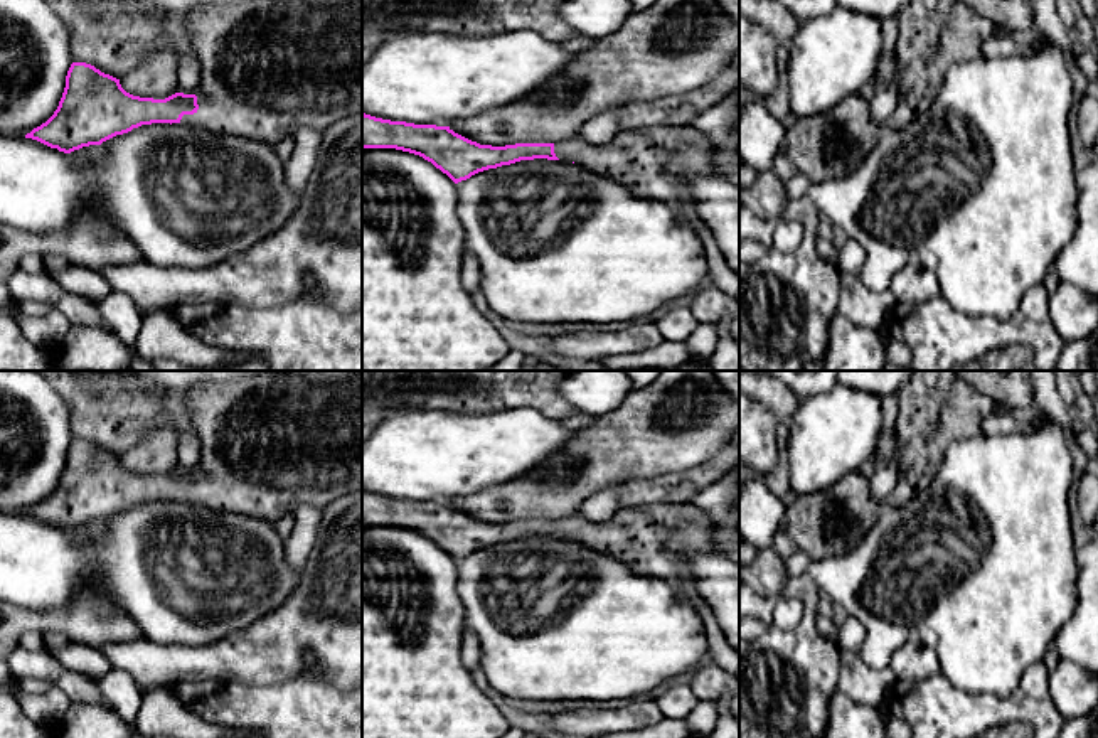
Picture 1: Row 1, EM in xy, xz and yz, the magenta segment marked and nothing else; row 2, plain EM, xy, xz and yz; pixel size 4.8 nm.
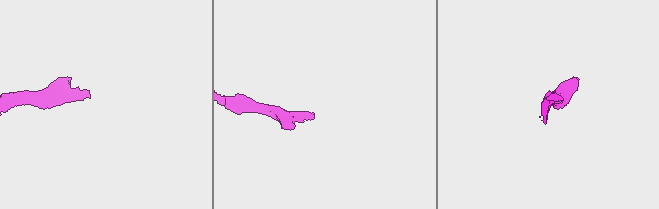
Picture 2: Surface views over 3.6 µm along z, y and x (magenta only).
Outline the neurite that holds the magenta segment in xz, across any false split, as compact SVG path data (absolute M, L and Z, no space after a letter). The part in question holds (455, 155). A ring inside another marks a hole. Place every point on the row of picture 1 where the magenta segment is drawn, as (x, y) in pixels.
M362 113L362 148L396 148L419 155L446 174L455 184L478 172L520 160L547 158L574 162L586 170L615 180L635 195L662 201L674 211L680 222L699 227L701 221L697 214L690 216L685 211L687 207L696 209L692 180L697 177L716 177L712 170L714 147L702 131L690 126L621 131L611 143L600 147L588 145L578 138L561 143L492 147L472 142L455 133L450 126L391 121Z

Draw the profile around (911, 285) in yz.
M914 261L891 278L887 290L893 293L894 303L903 305L925 303L940 295L936 275Z

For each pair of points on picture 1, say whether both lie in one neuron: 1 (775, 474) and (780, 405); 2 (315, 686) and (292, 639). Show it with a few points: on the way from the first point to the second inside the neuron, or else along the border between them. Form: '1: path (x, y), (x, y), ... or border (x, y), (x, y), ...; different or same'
1: path (782, 457), (782, 422); same
2: border (270, 683), (292, 679), (310, 654), (339, 686); different

